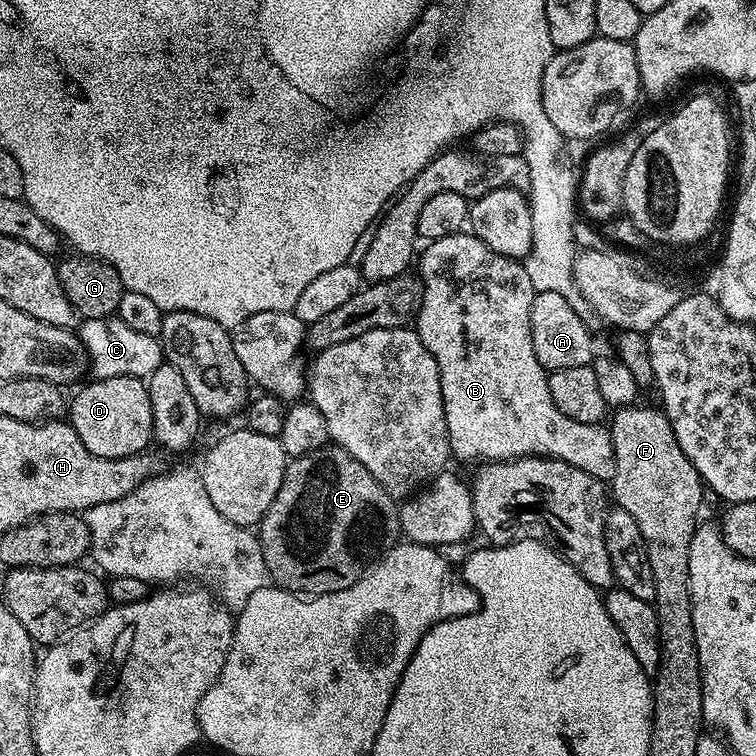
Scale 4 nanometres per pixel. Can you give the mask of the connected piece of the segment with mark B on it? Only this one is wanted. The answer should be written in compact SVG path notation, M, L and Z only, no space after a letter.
M468 230L438 238L423 247L418 279L424 297L416 313L414 330L438 366L451 455L464 464L476 465L521 460L523 456L546 456L586 470L595 480L610 482L616 473L611 431L603 423L583 424L566 418L554 406L554 398L550 398L548 372L534 354L530 334L530 306L534 306L537 292L525 265L490 250L486 242Z

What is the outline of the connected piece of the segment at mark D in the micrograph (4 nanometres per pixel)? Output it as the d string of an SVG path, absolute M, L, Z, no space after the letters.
M106 376L93 379L93 384L88 384L76 397L71 397L70 407L66 416L72 429L82 438L82 446L90 450L90 454L101 456L107 460L121 460L127 456L139 456L145 451L149 443L153 443L152 434L152 407L147 383L139 376Z

